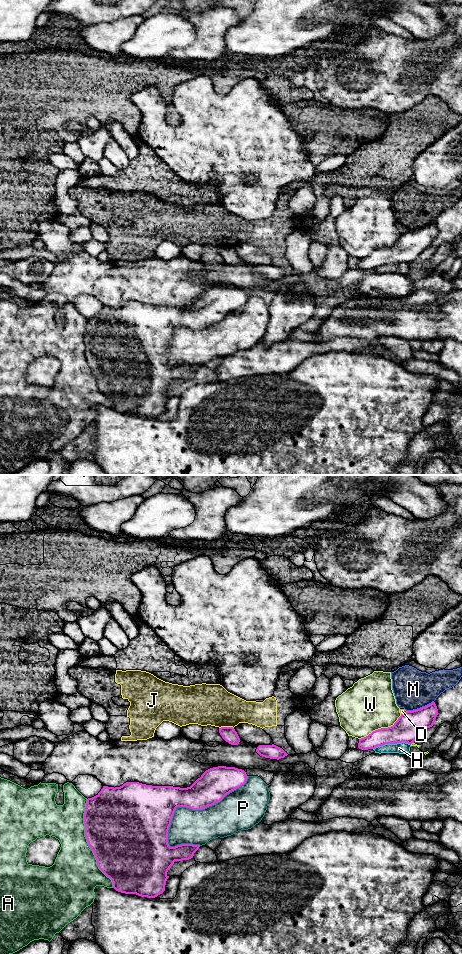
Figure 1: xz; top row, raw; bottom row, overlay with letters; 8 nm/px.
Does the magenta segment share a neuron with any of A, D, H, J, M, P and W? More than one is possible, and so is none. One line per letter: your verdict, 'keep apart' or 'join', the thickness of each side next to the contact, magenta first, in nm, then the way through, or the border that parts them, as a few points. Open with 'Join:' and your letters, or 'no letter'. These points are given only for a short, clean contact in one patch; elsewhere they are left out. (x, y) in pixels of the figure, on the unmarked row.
Join: no letter
A: keep apart; 500 nm thick on the magenta side, 360 nm on the other
D: keep apart; 220 nm thick on the magenta side, 50 nm on the other
H: keep apart; 220 nm thick on the magenta side, 100 nm on the other
J: keep apart; 120 nm thick on the magenta side, 340 nm on the other
M: keep apart; 220 nm thick on the magenta side, 320 nm on the other; border along xz (433, 221), (419, 228), (407, 231)
P: keep apart; 260 nm thick on the magenta side, 280 nm on the other
W: keep apart; 220 nm thick on the magenta side, 420 nm on the other

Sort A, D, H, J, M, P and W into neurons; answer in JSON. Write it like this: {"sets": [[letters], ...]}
{"sets": [["A"], ["D", "J"], ["H"], ["M"], ["P"], ["W"]]}

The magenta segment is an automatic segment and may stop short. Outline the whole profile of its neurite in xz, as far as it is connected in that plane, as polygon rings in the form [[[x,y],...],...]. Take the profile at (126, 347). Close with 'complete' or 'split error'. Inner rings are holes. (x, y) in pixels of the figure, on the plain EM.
[[[218,286],[206,290],[190,307],[152,306],[139,302],[126,302],[120,307],[103,306],[94,317],[88,318],[85,333],[85,357],[93,371],[99,389],[113,402],[113,408],[121,413],[155,418],[165,411],[168,390],[175,381],[189,380],[200,365],[181,364],[170,367],[168,350],[177,327],[203,330],[220,322],[227,314],[246,303],[248,296],[242,289]]]; complete

